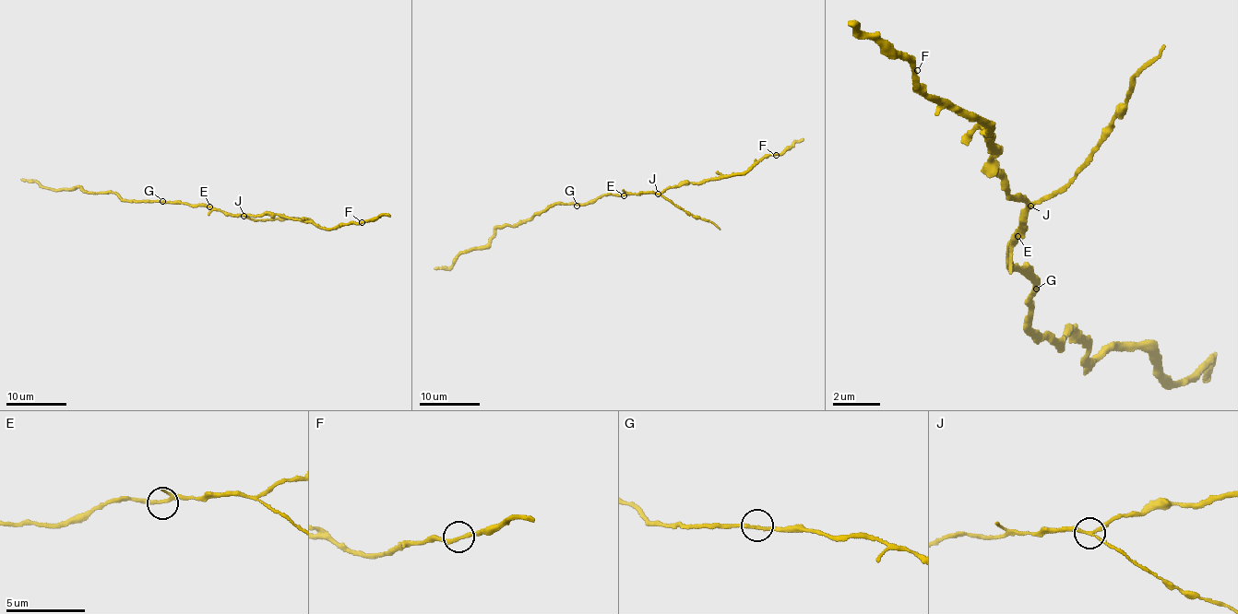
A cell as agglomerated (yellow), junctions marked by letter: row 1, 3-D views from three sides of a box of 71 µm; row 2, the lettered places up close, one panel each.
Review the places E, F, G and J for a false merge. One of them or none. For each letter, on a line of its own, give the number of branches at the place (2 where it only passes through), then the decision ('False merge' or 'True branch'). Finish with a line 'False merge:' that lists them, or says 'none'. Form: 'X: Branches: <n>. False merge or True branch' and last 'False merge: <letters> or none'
E: Branches: 3. True branch
F: Branches: 2. True branch
G: Branches: 2. True branch
J: Branches: 3. False merge
False merge: J

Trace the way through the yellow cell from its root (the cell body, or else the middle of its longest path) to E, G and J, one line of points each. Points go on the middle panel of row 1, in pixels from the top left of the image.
E: (613, 194), (624, 195)
G: (613, 194), (604, 194), (596, 200), (577, 206)
J: (613, 194), (659, 194)

